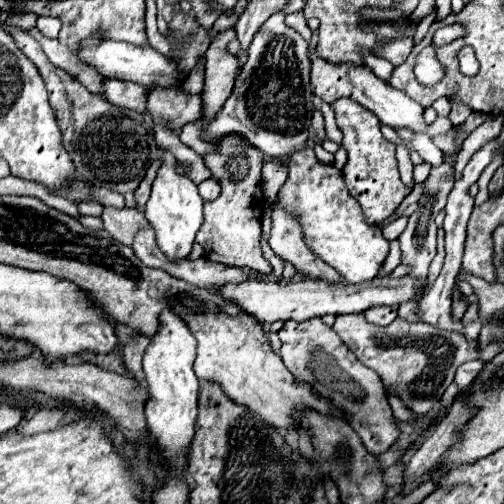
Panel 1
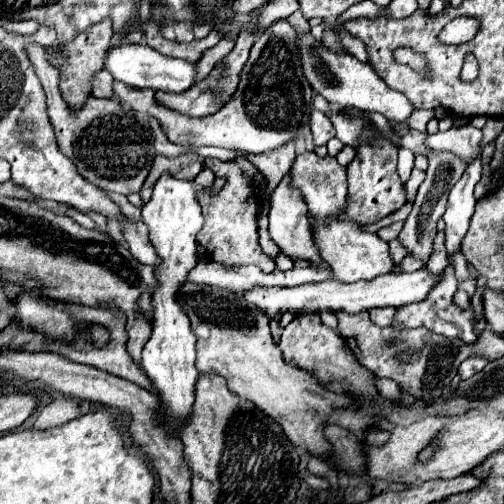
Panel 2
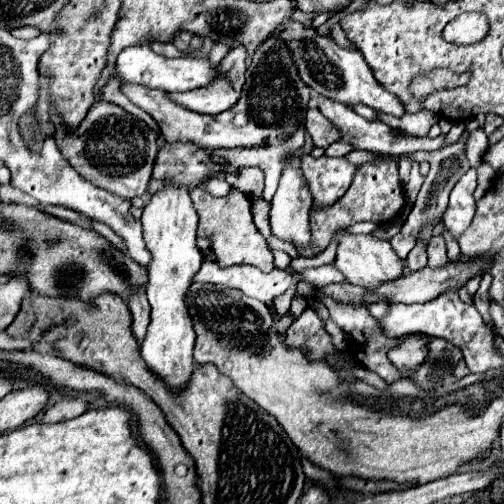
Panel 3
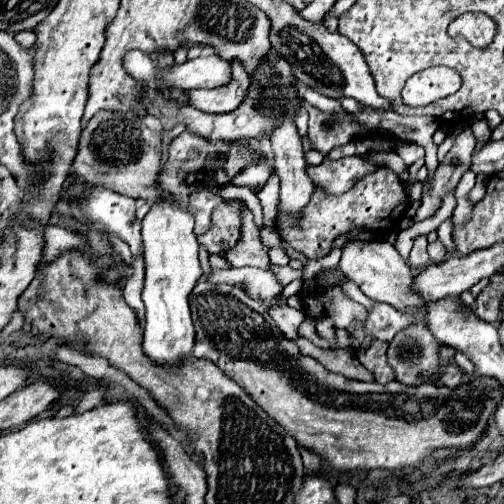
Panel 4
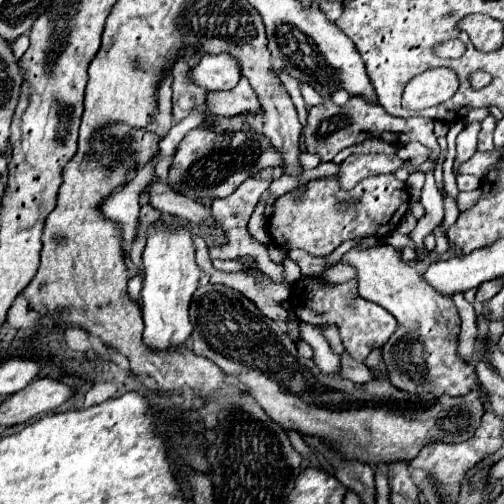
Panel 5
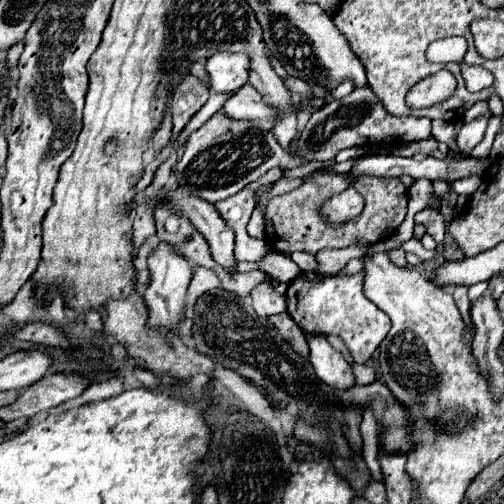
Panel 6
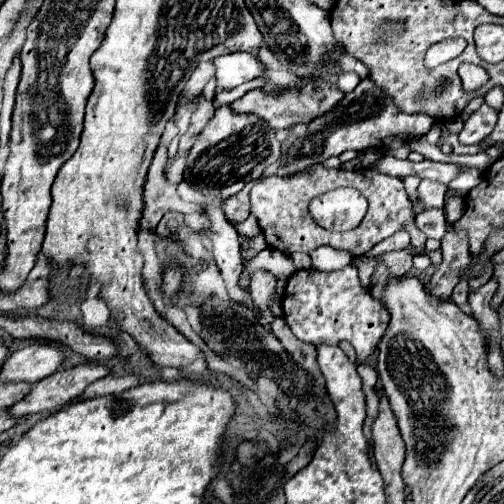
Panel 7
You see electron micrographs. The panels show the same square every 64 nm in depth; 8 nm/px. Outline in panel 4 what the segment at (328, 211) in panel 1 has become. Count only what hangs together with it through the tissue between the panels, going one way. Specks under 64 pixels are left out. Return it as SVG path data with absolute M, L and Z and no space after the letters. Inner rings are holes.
M348 156L340 160L324 160L318 166L306 166L306 172L316 188L324 190L328 196L336 196L348 192L356 180L380 166L382 164L368 162L358 156ZM352 240L342 248L342 260L338 268L344 272L346 278L356 282L360 290L376 300L386 302L392 306L398 306L402 312L420 312L424 308L424 300L410 290L412 284L412 268L402 260L402 256L396 252L396 248L390 242L364 242L364 240Z

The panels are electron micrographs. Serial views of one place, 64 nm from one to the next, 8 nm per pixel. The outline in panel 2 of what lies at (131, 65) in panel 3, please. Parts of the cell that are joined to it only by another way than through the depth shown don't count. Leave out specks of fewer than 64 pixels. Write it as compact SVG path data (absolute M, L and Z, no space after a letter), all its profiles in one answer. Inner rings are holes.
M122 44L122 46L110 46L108 54L104 58L104 70L108 70L116 80L136 86L136 88L152 88L152 90L164 90L164 92L184 92L194 84L194 72L196 64L190 64L186 60L170 58L148 44Z

